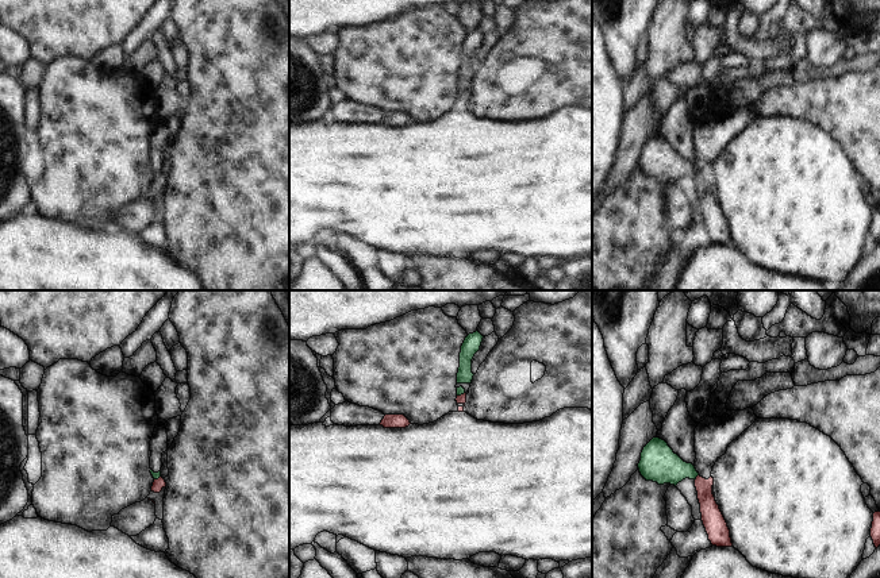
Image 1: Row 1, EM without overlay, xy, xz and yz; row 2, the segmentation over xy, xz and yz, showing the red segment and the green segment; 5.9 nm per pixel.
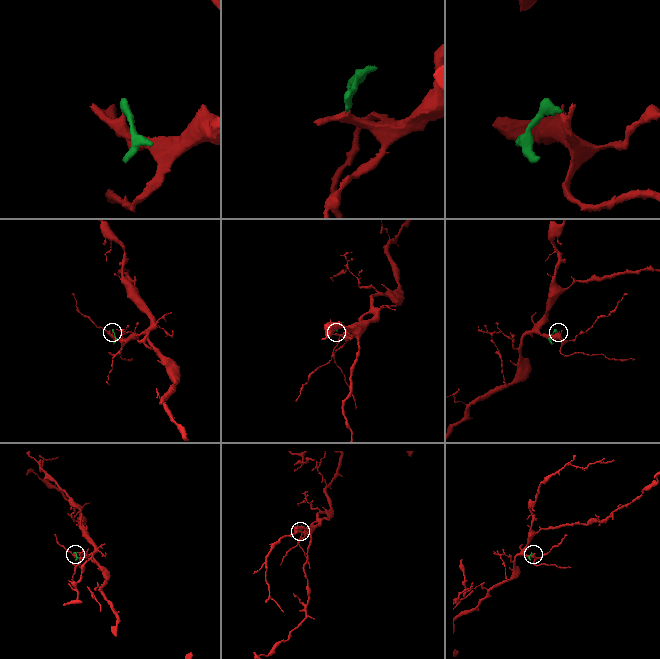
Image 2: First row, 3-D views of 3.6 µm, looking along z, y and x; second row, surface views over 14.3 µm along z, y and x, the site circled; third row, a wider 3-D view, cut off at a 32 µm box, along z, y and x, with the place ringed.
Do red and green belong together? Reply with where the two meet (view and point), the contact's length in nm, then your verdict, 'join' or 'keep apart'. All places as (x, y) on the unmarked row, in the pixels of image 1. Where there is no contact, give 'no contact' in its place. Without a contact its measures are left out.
yz (696, 174) | 40 nm | keep apart

